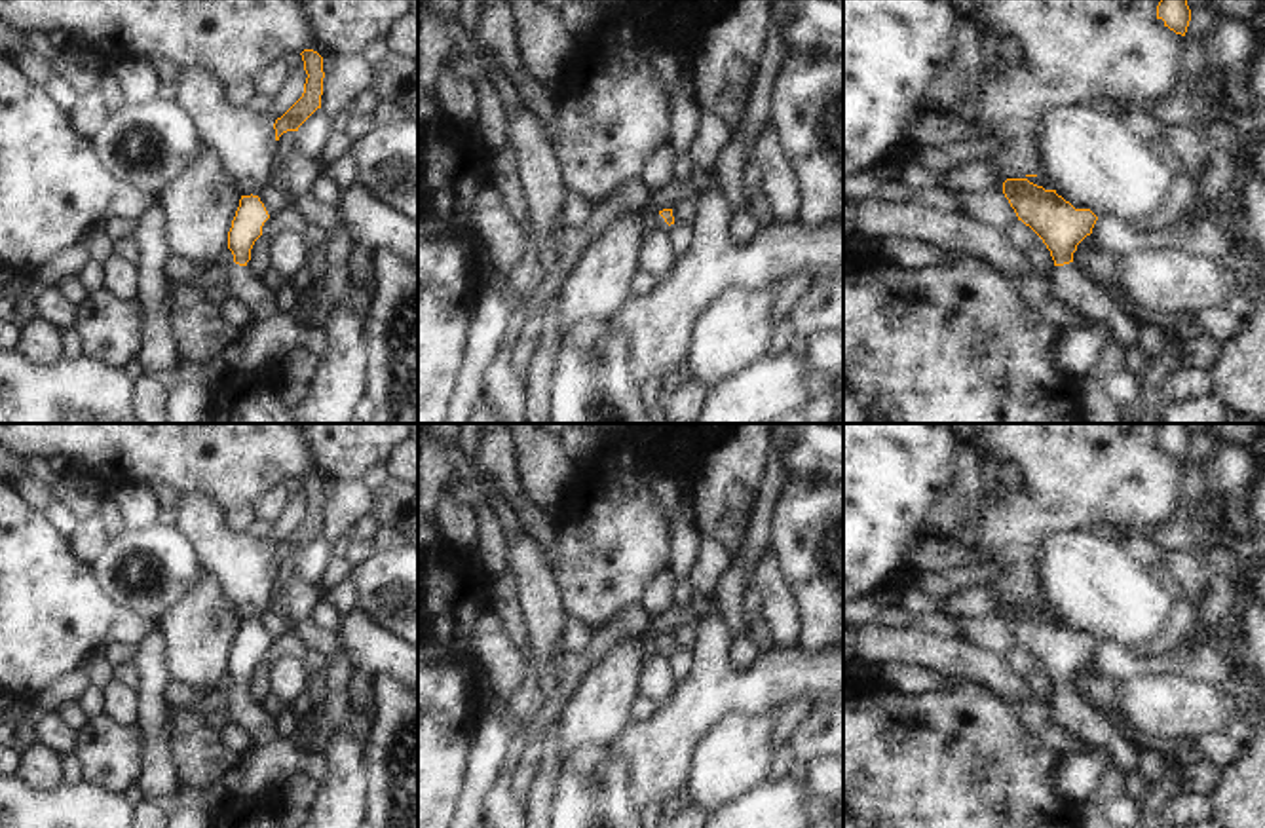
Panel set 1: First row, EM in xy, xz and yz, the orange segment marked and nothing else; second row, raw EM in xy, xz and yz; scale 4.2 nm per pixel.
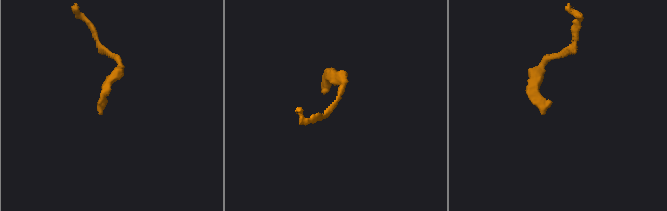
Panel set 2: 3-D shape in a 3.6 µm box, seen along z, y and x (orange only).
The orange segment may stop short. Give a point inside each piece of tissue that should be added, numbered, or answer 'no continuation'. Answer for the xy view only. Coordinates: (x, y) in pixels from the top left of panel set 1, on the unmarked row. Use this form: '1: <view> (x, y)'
1: xy (242, 711)

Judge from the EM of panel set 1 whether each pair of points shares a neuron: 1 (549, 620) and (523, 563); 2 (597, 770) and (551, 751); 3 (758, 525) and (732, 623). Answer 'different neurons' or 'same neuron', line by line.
1: same neuron
2: different neurons
3: same neuron

